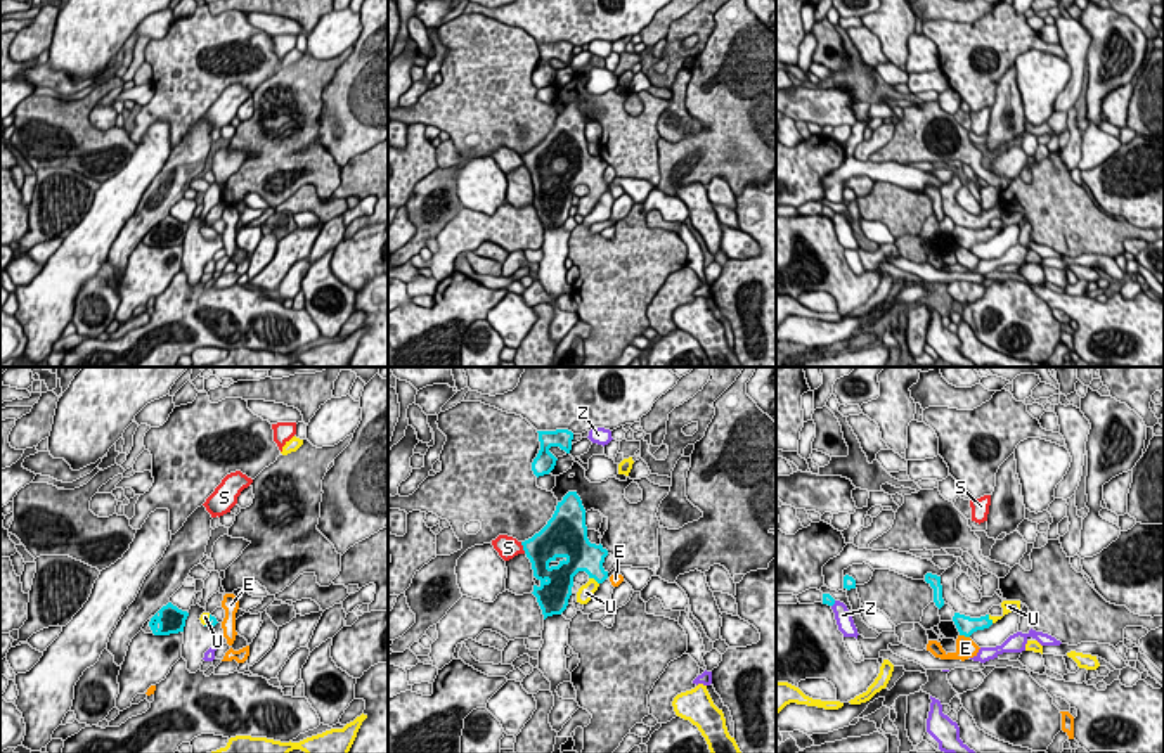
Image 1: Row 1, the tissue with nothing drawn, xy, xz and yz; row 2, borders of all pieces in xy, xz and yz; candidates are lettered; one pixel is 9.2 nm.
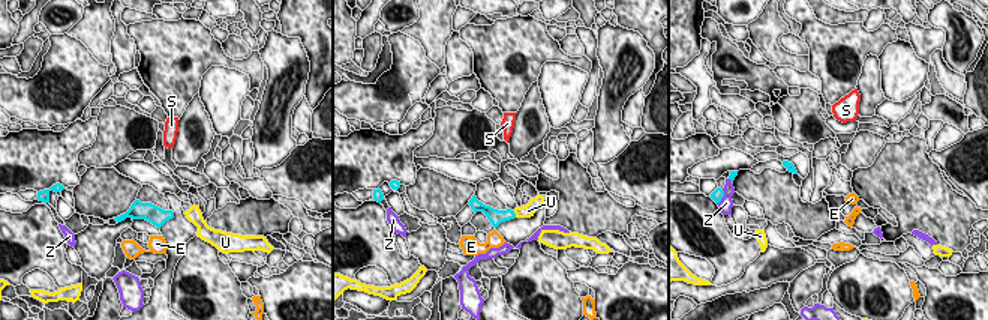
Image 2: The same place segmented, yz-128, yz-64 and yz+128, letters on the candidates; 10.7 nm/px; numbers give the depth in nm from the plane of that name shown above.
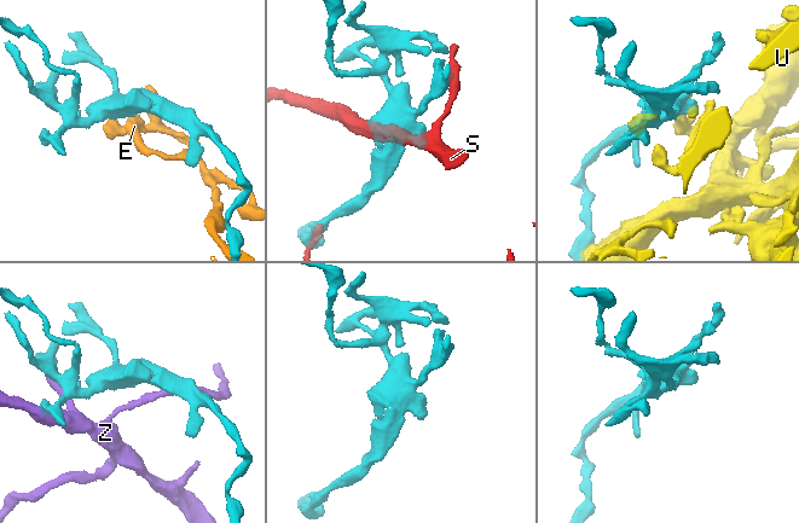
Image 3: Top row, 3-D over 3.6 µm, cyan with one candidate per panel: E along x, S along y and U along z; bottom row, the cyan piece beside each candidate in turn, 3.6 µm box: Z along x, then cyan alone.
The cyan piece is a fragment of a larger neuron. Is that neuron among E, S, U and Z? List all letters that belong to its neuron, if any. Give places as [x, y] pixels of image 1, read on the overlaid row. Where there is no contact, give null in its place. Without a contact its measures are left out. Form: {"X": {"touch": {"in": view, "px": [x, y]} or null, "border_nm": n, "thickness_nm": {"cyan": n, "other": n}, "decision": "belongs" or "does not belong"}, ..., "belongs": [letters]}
{"E": {"touch": {"in": "yz", "px": [965, 636]}, "border_nm": 100, "thickness_nm": {"cyan": 170, "other": 190}, "decision": "does not belong"}, "S": {"touch": {"in": "xz", "px": [523, 547]}, "border_nm": 120, "thickness_nm": {"cyan": 300, "other": 200}, "decision": "does not belong"}, "U": {"touch": {"in": "xz", "px": [594, 579]}, "border_nm": 120, "thickness_nm": {"cyan": 280, "other": 140}, "decision": "belongs"}, "Z": {"touch": {"in": "yz", "px": [834, 603]}, "border_nm": 70, "thickness_nm": {"cyan": 100, "other": 160}, "decision": "does not belong"}, "belongs": ["U"]}

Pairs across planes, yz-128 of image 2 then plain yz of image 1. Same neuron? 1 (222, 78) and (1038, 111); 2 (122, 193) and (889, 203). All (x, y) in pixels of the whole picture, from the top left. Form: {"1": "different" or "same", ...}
{"1": "same", "2": "same"}

